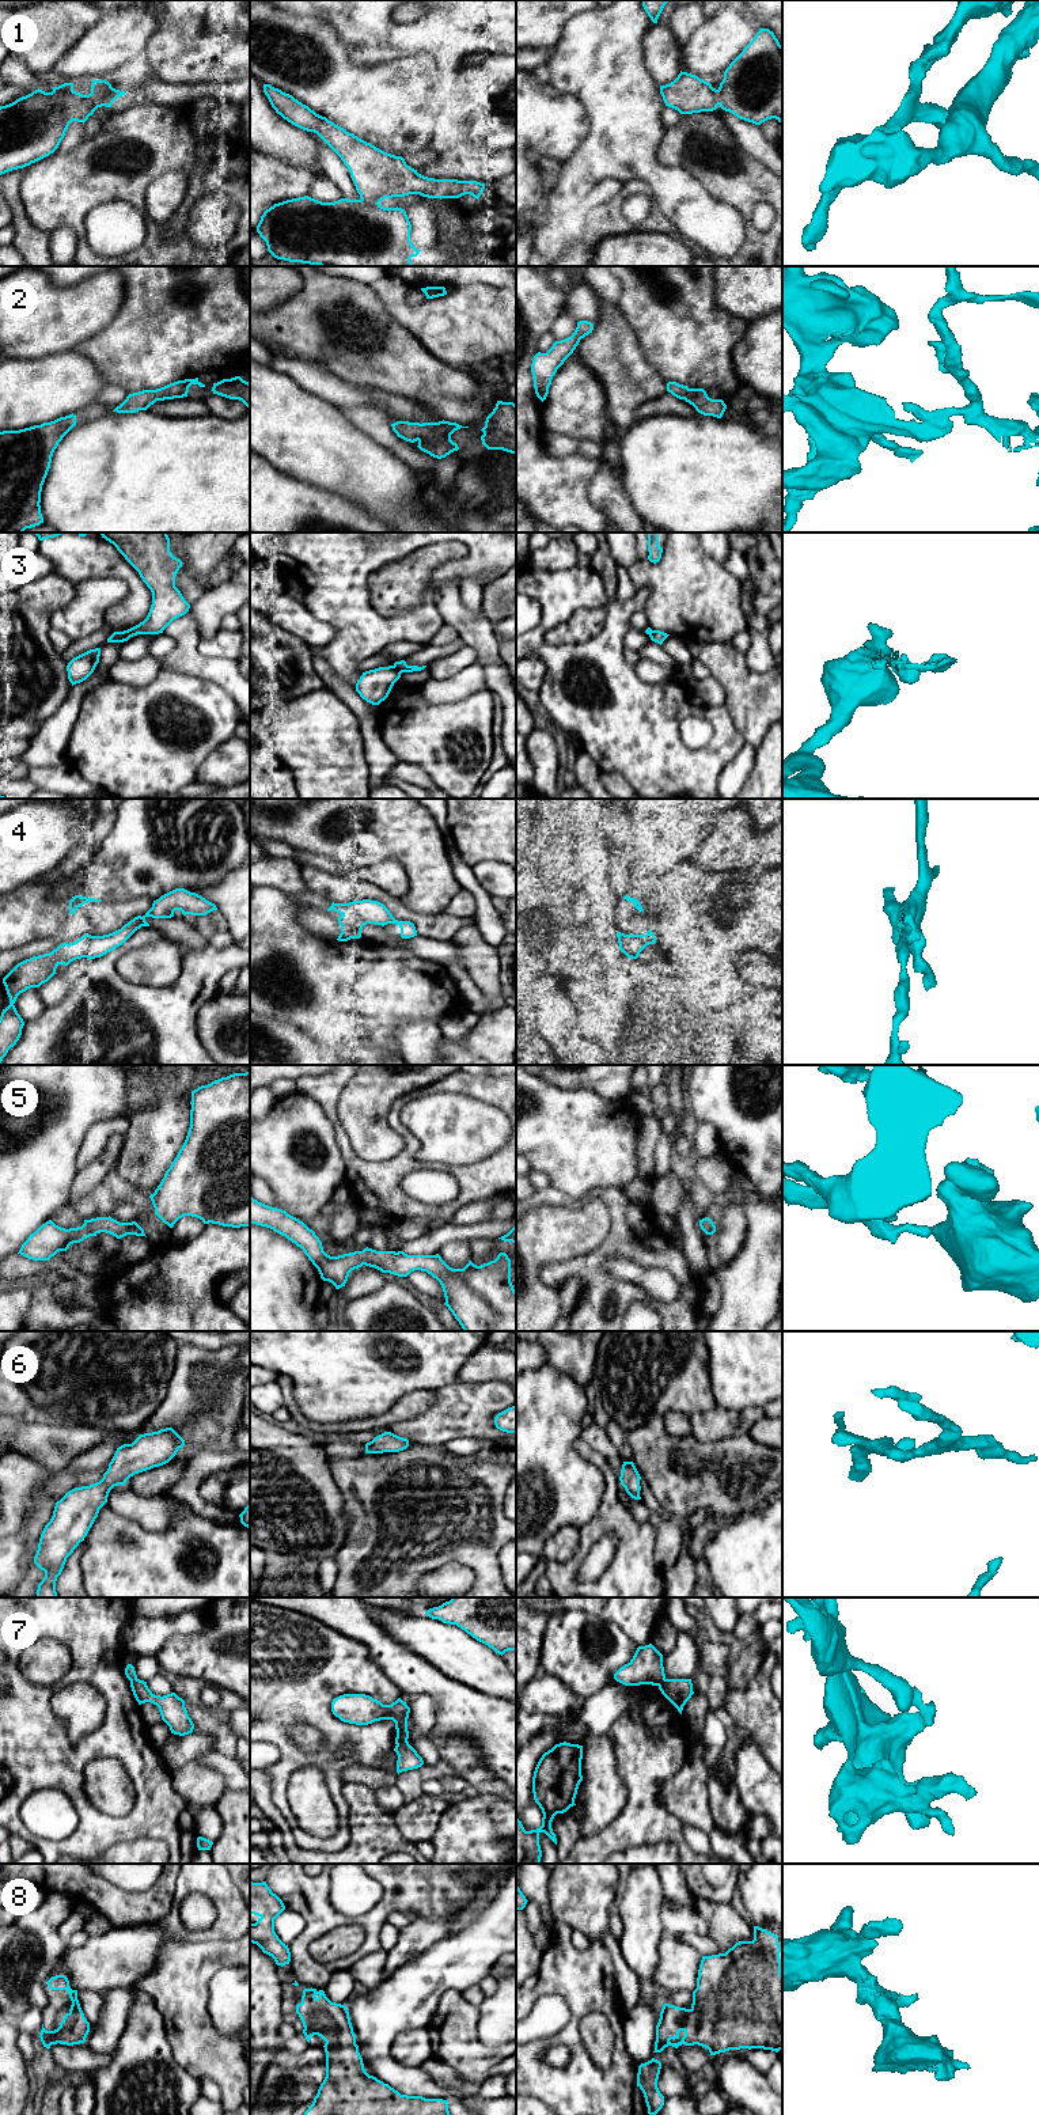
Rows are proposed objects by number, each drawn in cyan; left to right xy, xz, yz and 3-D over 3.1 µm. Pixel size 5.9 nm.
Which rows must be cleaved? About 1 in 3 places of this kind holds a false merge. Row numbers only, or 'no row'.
3, 7

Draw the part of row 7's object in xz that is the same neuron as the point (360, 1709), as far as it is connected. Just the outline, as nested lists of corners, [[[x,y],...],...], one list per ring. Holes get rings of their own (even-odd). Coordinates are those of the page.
[[[344,1694],[333,1699],[331,1712],[344,1722],[368,1725],[380,1720],[395,1722],[395,1744],[403,1744],[409,1739],[407,1718],[410,1707],[398,1698],[391,1705],[383,1705],[365,1694]]]

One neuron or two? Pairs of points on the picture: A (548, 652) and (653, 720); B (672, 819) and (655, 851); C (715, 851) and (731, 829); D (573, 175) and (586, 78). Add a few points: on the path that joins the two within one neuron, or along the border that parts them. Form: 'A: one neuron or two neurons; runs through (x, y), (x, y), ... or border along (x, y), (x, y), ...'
A: one neuron; runs through (575, 655), (595, 658), (626, 693)
B: one neuron; runs through (666, 827), (660, 842)
C: one neuron; runs through (720, 848), (731, 834)
D: one neuron; runs through (598, 151), (599, 102)

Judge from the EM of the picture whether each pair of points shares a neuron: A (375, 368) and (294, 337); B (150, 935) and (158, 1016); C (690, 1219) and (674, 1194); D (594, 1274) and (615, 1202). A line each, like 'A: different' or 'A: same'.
A: same
B: same
C: different
D: same

